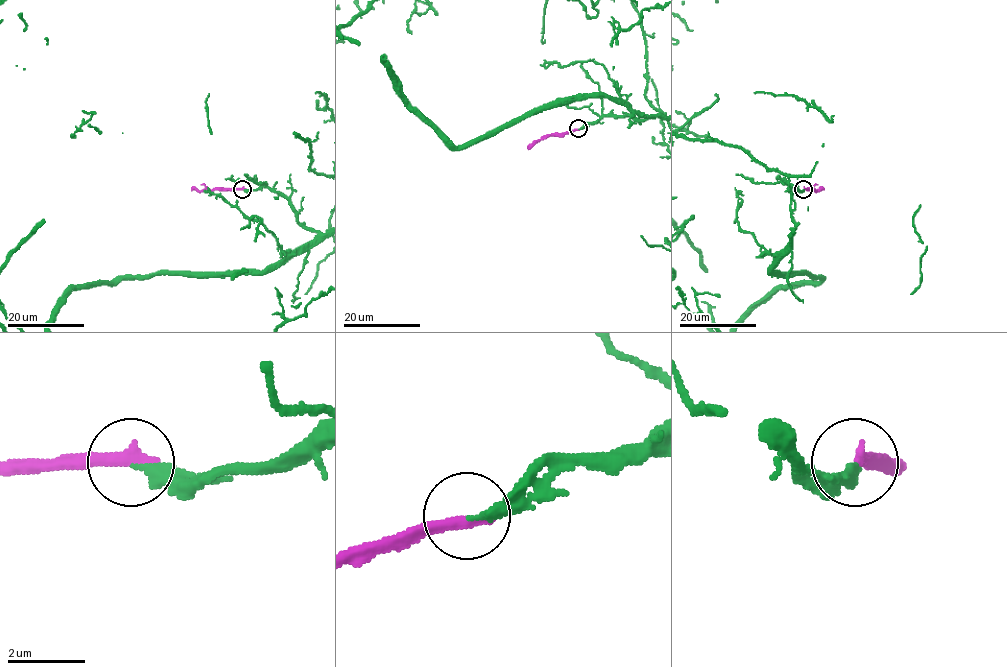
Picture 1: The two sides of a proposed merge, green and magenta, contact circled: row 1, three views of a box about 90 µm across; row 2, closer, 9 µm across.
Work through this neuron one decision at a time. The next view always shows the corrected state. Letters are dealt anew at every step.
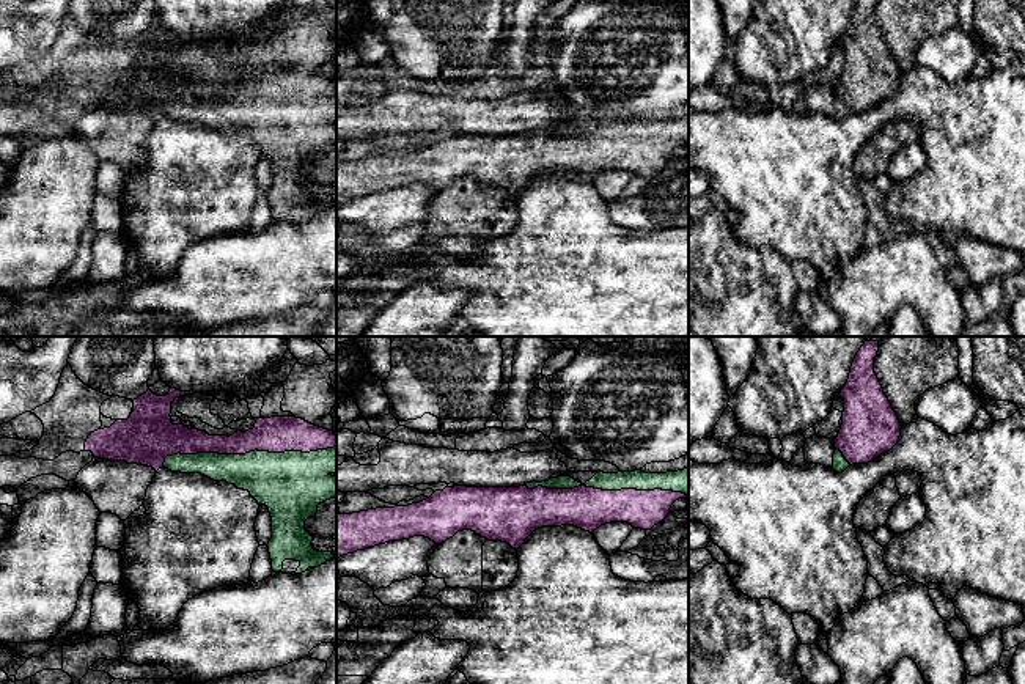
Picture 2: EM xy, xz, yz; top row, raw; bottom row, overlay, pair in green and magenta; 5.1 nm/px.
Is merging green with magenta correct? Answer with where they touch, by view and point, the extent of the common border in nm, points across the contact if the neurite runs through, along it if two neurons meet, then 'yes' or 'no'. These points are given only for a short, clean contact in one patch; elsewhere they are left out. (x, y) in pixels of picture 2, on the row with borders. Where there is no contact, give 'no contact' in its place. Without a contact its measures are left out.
xy (246, 453) | 900 nm | yes

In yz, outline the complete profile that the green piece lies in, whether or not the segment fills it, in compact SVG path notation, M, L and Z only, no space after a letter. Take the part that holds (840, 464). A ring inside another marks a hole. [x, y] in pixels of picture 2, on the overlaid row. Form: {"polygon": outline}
{"polygon": "M865 341L839 393L844 412L832 467L838 473L852 464L874 461L890 451L901 436L902 426L874 373L877 351L879 341Z"}

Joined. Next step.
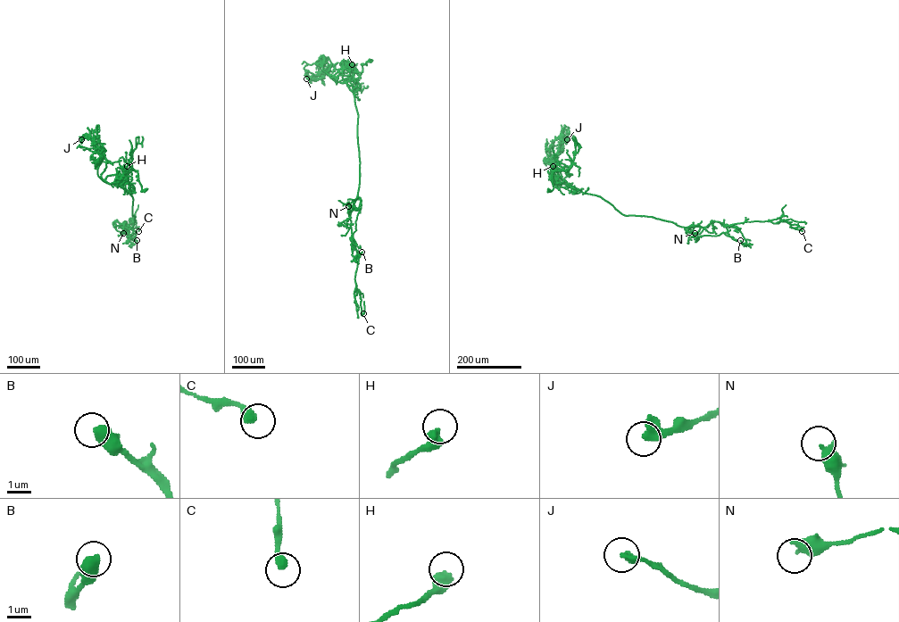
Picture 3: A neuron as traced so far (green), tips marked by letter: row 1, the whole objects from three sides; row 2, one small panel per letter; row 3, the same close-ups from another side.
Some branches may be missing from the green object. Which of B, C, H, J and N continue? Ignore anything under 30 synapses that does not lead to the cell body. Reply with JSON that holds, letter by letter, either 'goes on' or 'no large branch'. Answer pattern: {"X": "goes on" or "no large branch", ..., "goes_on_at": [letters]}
{"B": "no large branch", "C": "no large branch", "H": "no large branch", "J": "no large branch", "N": "no large branch", "goes_on_at": []}

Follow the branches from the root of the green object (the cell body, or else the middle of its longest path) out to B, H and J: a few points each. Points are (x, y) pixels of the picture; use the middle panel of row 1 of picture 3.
B: (370, 60), (356, 79), (330, 75), (353, 92), (358, 115), (359, 186), (349, 219), (352, 254), (362, 252)
H: (370, 60), (362, 64), (356, 79), (336, 82), (330, 74), (352, 64)
J: (370, 60), (362, 64), (356, 79), (336, 82), (326, 72), (331, 62), (330, 67), (306, 78)

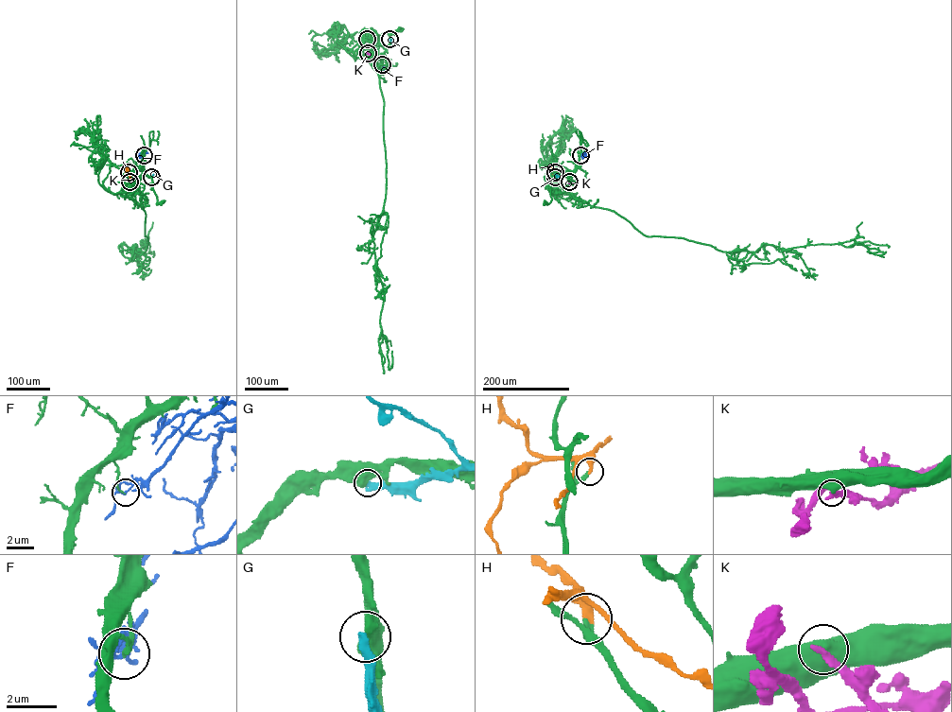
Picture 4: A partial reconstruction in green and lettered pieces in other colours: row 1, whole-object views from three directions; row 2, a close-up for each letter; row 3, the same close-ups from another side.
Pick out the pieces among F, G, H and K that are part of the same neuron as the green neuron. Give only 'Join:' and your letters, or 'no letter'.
Join: H

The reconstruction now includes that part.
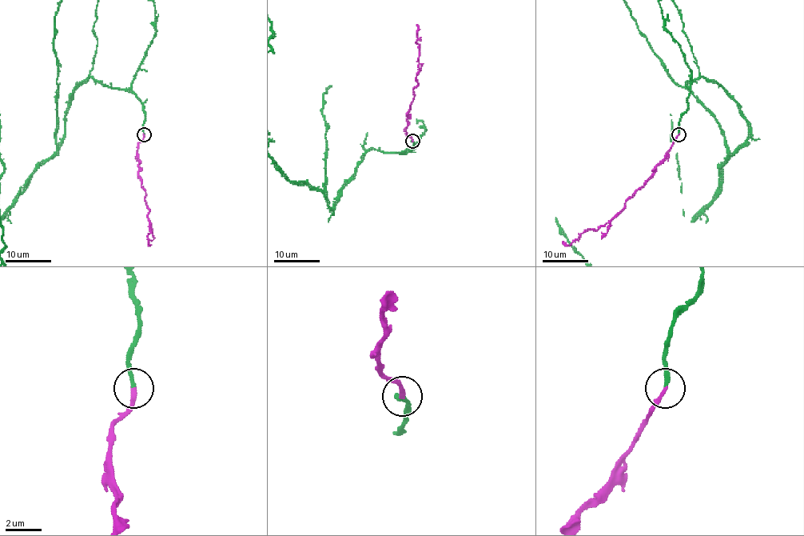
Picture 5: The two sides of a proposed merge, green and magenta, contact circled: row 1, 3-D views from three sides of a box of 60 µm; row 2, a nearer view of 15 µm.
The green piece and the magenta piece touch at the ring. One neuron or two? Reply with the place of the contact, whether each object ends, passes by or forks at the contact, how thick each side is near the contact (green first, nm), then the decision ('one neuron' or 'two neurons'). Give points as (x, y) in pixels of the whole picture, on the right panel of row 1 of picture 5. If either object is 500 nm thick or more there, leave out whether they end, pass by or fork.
at (678, 134); green ends there; magenta ends there; 200 nm thick on the green side, 240 nm on the other; one neuron

